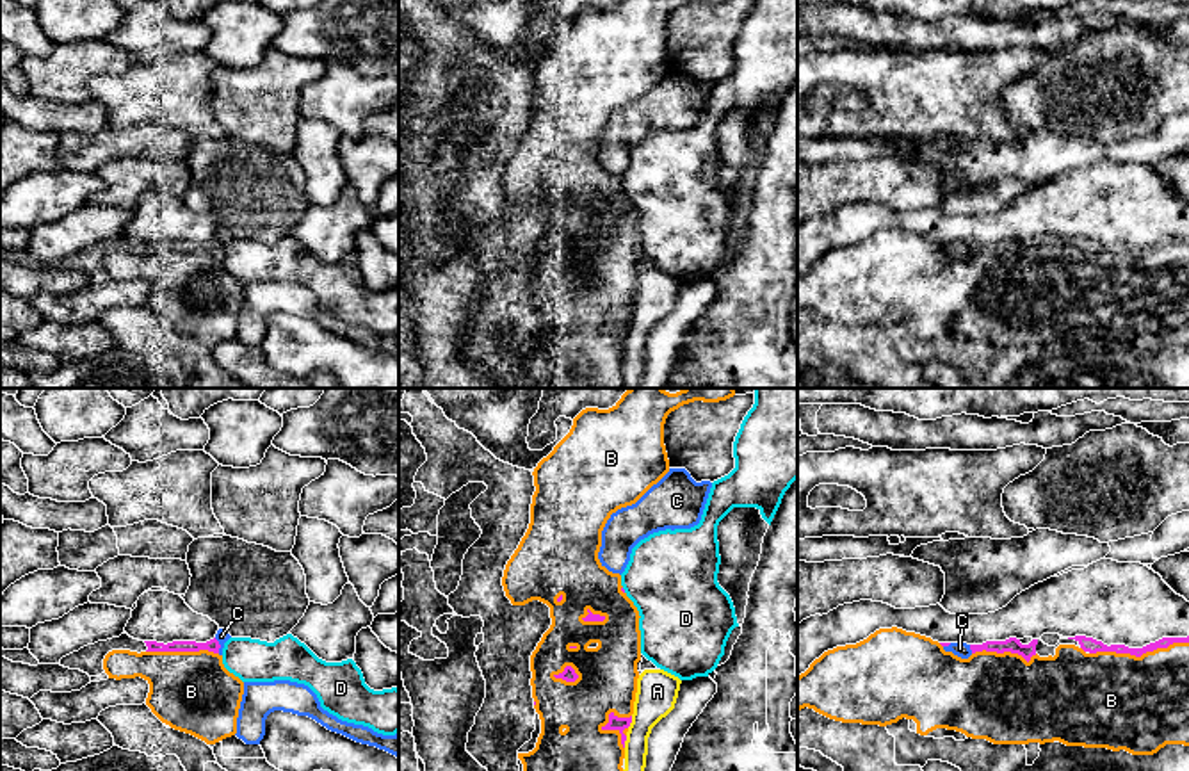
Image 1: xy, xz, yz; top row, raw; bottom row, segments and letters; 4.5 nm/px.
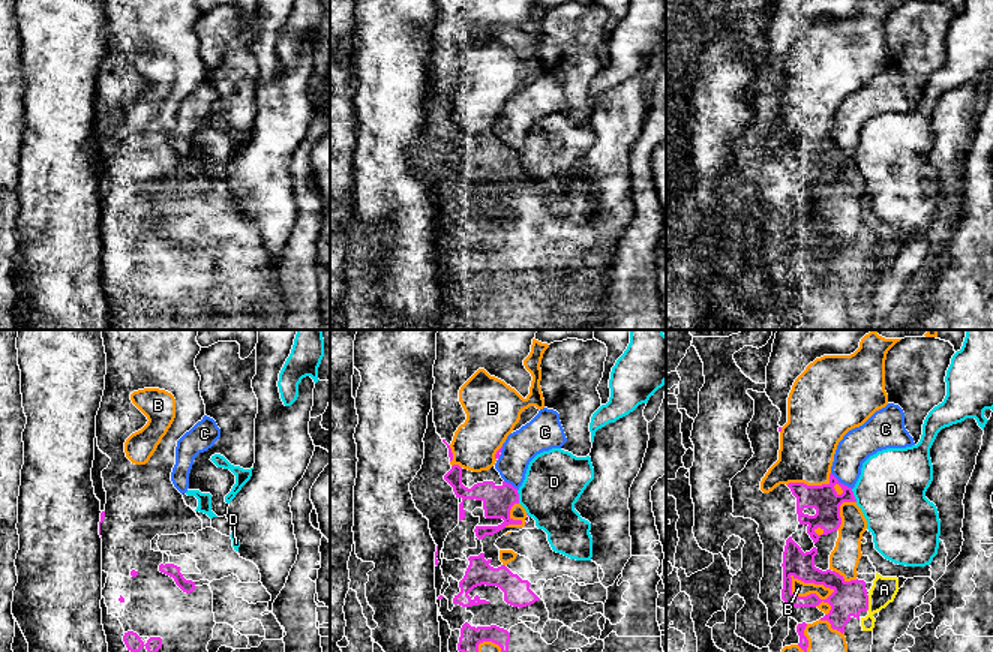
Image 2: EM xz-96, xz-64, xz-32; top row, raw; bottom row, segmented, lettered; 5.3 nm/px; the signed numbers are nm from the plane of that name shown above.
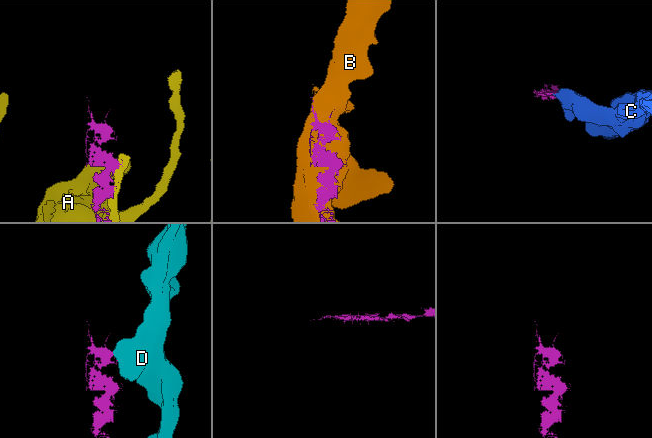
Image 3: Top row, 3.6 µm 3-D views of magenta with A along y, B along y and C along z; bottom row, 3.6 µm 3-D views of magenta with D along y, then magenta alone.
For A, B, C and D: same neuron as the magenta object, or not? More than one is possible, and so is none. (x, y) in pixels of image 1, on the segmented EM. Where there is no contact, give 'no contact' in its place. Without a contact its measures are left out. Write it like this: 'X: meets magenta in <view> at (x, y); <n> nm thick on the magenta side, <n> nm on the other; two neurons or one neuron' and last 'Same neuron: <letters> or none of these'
A: meets magenta in xz at (630, 722); 60 nm thick on the magenta side, 190 nm on the other; two neurons
B: meets magenta in yz at (1138, 656); 70 nm thick on the magenta side, 440 nm on the other; two neurons
C: meets magenta in xy at (219, 645); 60 nm thick on the magenta side, 60 nm on the other; two neurons
D: meets magenta in xz at (623, 590); 20 nm thick on the magenta side, 420 nm on the other; two neurons
Same neuron: none of these

